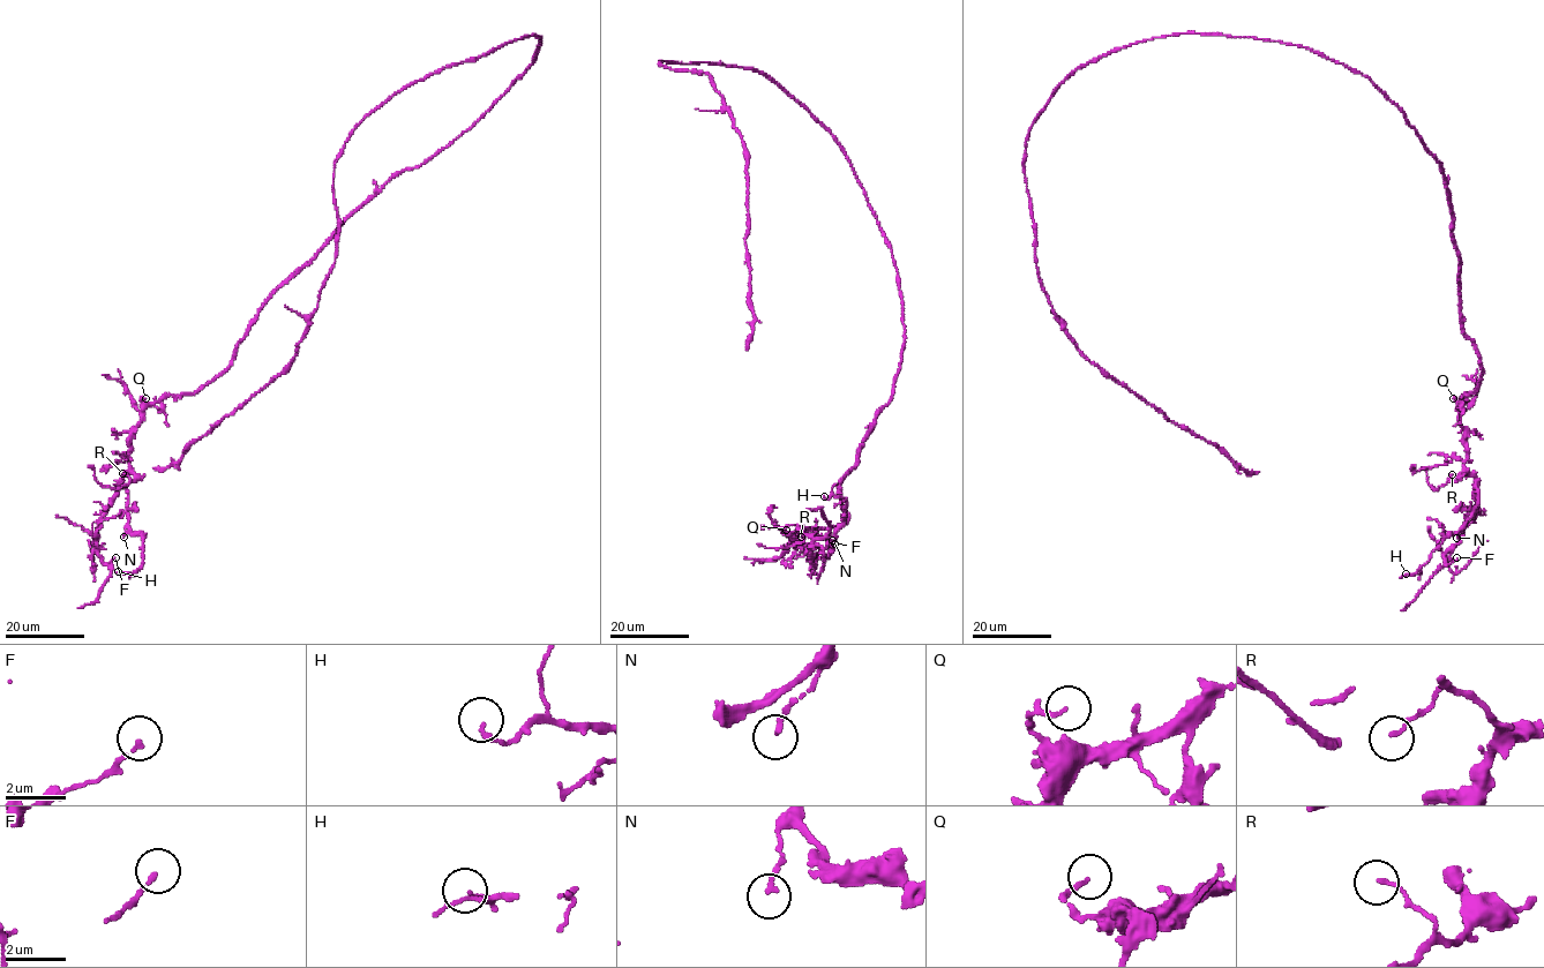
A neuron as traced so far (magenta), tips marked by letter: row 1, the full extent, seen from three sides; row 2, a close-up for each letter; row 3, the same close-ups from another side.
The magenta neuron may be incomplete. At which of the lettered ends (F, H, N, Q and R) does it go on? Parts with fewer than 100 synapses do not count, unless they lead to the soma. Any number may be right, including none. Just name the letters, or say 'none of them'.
none of them

